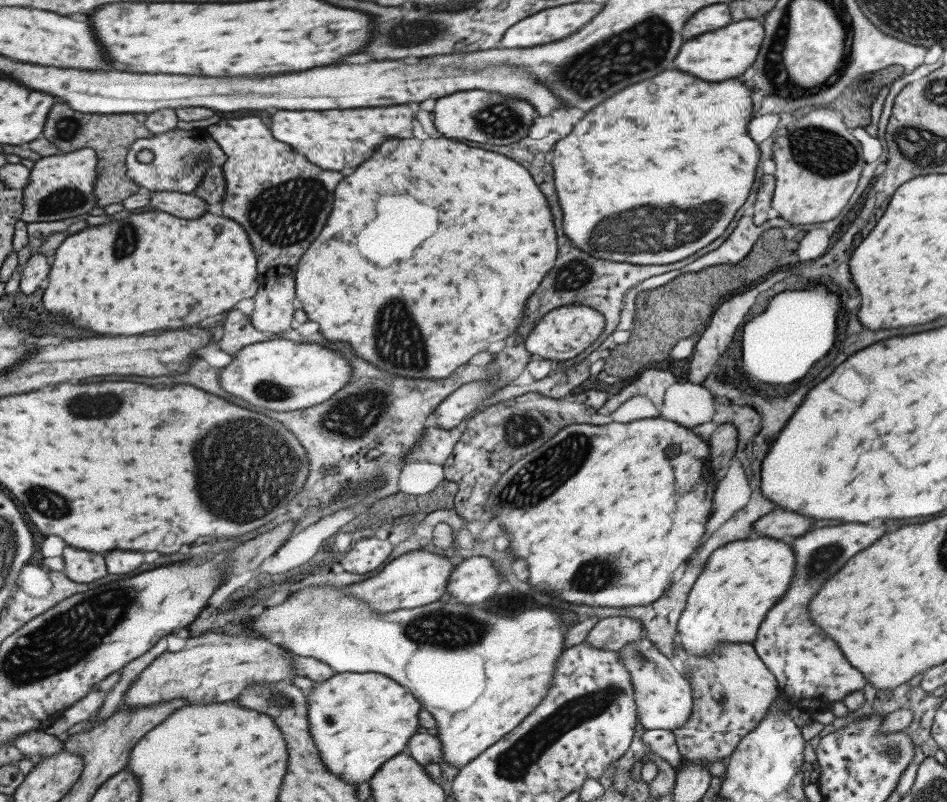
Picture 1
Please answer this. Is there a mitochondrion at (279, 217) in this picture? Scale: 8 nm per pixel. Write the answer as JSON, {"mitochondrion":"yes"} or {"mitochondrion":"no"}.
{"mitochondrion":"yes"}

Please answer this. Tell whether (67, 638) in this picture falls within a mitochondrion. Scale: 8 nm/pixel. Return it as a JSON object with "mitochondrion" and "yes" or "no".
{"mitochondrion":"yes"}

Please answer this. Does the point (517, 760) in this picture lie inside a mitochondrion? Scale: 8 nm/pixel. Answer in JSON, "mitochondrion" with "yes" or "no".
{"mitochondrion":"yes"}

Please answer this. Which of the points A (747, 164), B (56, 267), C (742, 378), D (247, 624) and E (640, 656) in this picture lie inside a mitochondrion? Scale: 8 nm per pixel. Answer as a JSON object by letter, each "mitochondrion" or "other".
{"A":"other","B":"other","C":"other","D":"other","E":"mitochondrion"}

